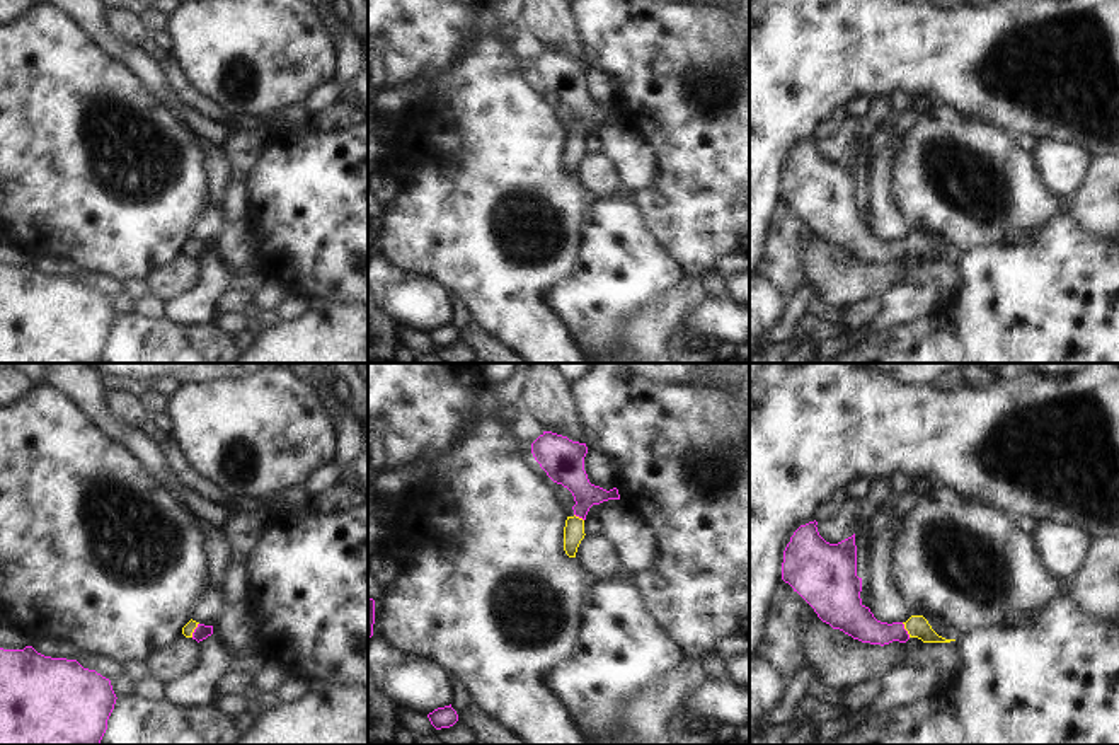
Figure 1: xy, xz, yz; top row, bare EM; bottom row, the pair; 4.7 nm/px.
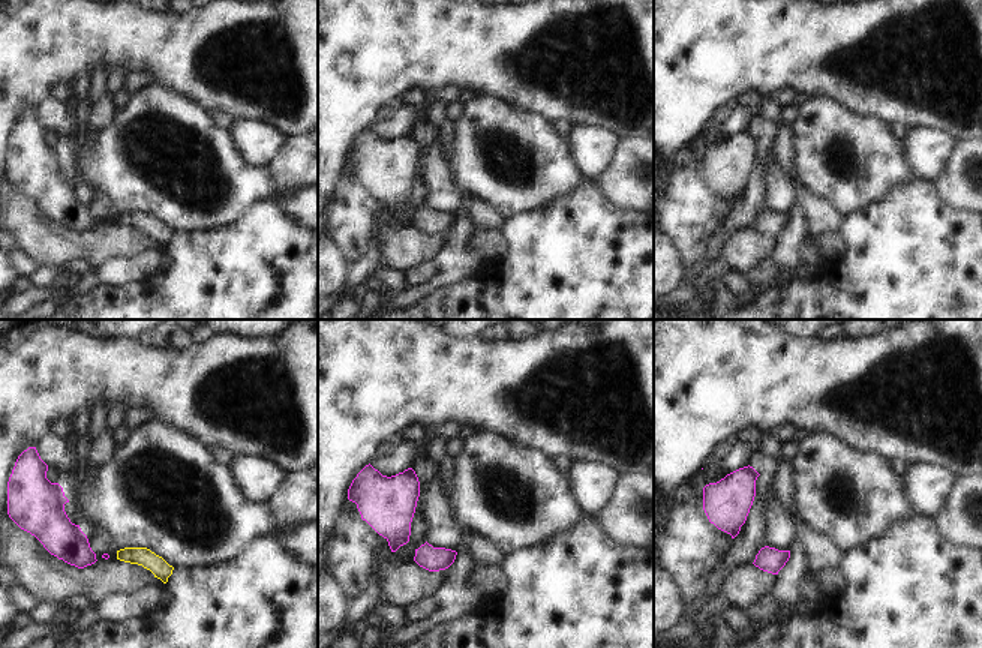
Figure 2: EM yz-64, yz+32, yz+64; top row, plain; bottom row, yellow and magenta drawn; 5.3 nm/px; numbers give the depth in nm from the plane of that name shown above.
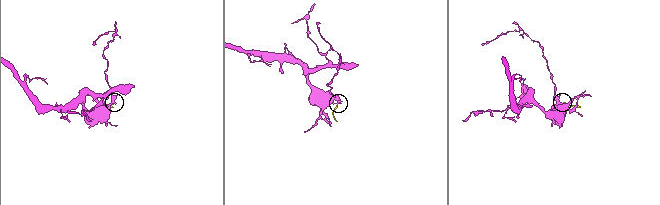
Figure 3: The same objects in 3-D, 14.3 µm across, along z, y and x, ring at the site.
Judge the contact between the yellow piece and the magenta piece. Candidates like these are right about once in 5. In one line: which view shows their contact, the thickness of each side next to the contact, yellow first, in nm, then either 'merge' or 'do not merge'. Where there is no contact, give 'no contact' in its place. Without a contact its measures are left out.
meets yellow in yz; 110 nm thick on the yellow side, 160 nm on the other; merge

